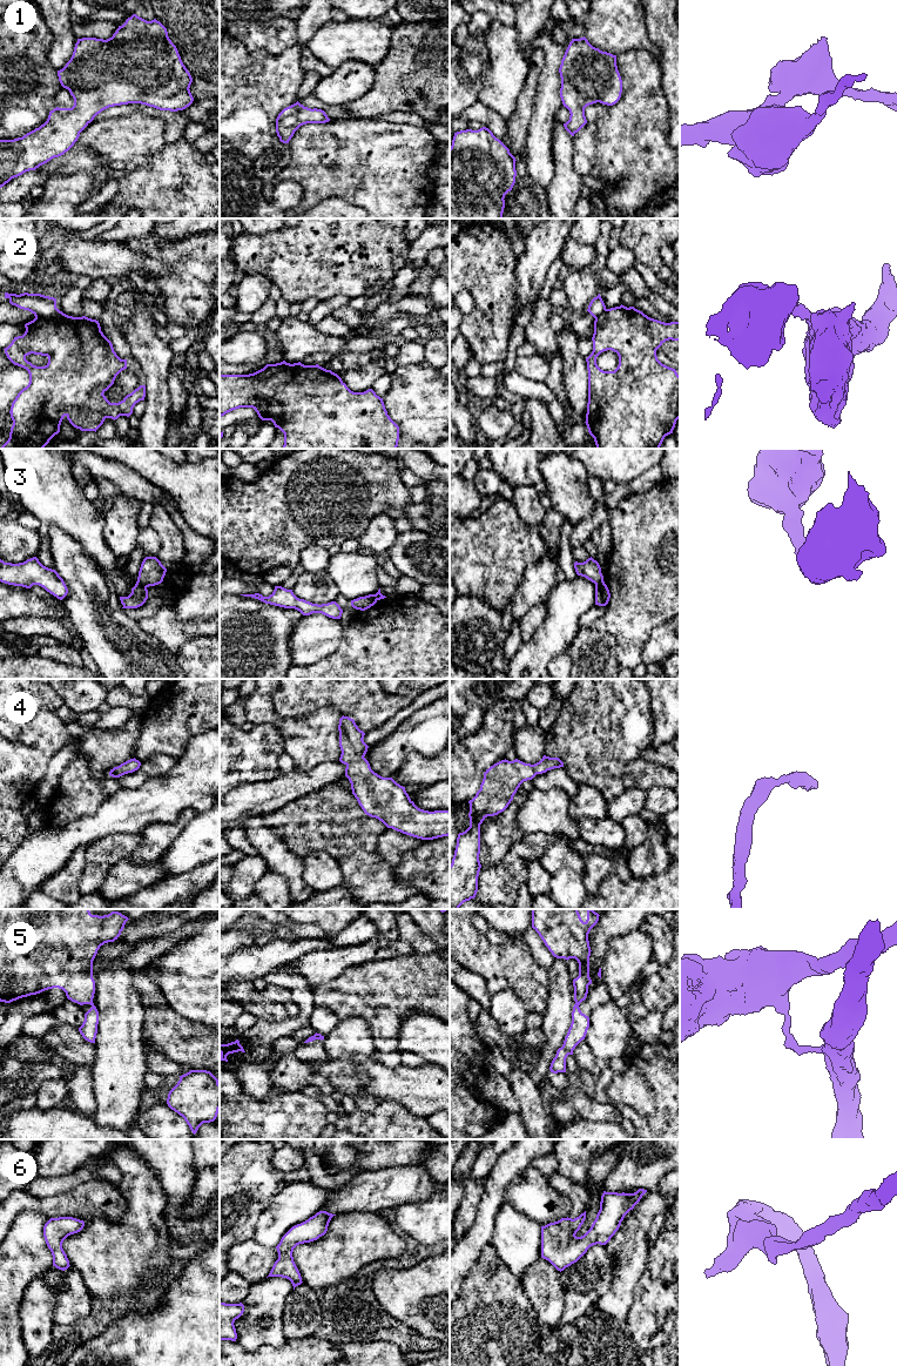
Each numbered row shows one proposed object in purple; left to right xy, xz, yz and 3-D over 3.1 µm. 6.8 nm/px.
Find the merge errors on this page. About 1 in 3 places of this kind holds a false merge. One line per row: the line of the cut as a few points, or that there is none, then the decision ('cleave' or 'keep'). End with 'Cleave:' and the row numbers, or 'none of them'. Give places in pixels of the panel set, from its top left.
1: cut none; keep
2: cut xy (56, 308), (49, 316), (35, 317); cleave
3: cut xy (137, 580), (146, 587); cleave
4: cut none; keep
5: cut yz (575, 1002), (579, 1003); cleave
6: cut none; keep
Cleave: 2, 3, 5

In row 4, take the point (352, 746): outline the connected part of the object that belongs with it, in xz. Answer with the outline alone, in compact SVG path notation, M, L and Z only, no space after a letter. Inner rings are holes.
M343 715L338 731L339 761L346 766L345 776L352 794L366 815L378 819L387 828L421 840L450 835L450 809L429 812L418 808L405 787L371 769L364 758L369 748L363 740L365 733L353 719Z

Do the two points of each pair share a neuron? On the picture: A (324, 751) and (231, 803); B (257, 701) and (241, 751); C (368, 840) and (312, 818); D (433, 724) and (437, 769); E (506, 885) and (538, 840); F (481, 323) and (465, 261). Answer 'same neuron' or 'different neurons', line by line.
A: different neurons
B: different neurons
C: same neuron
D: different neurons
E: same neuron
F: same neuron

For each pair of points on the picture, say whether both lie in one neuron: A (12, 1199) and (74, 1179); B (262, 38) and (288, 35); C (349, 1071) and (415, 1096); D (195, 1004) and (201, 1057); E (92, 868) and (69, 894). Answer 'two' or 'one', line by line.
A: two
B: one
C: one
D: two
E: two

